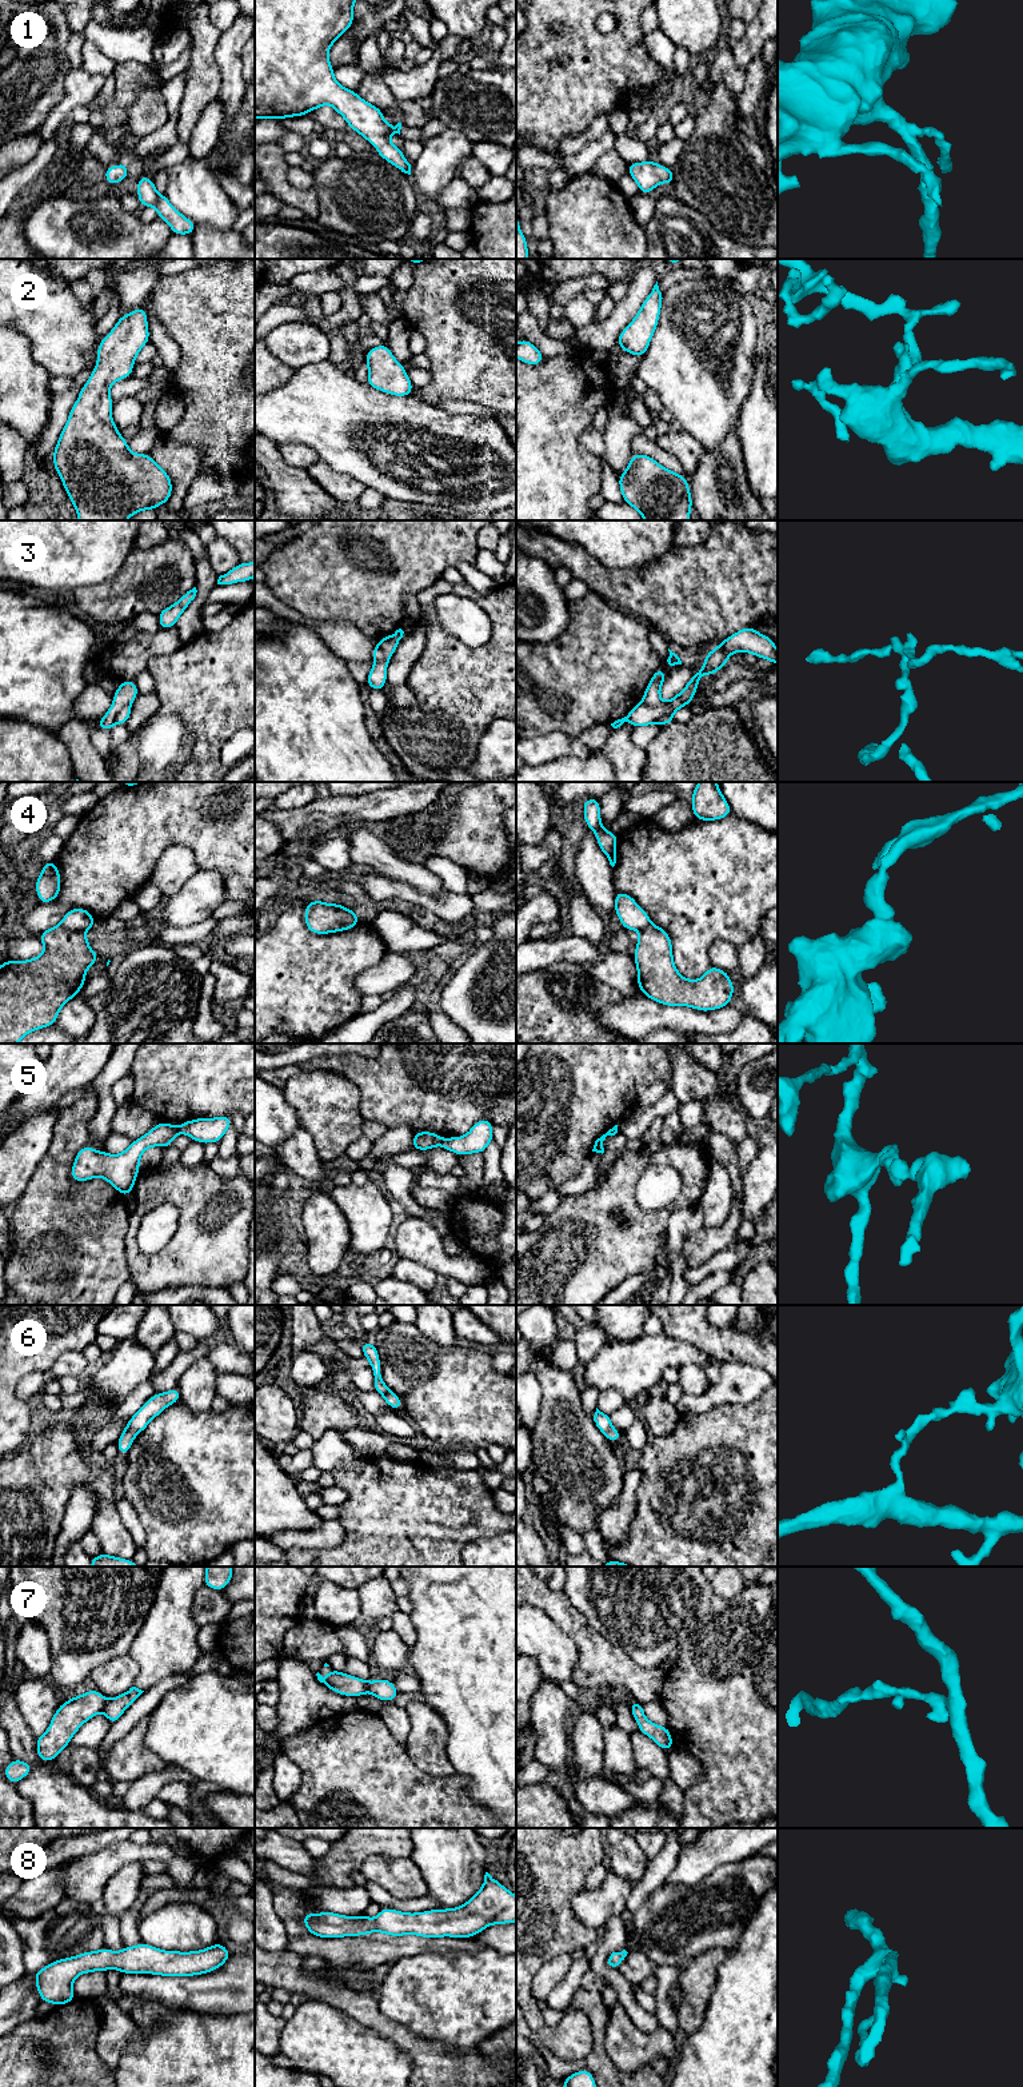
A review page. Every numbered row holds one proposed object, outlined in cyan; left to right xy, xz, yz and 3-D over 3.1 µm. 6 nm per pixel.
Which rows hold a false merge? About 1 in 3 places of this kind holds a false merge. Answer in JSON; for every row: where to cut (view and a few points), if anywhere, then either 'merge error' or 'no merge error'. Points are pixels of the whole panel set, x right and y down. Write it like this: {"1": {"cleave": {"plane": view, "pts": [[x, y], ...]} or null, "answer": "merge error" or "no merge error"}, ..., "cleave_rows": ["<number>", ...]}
{"1": {"cleave": null, "answer": "no merge error"}, "2": {"cleave": null, "answer": "no merge error"}, "3": {"cleave": null, "answer": "no merge error"}, "4": {"cleave": {"plane": "xy", "pts": [[60, 924], [70, 929], [83, 930]]}, "answer": "merge error"}, "5": {"cleave": {"plane": "xz", "pts": [[443, 1138], [439, 1144]]}, "answer": "merge error"}, "6": {"cleave": {"plane": "xy", "pts": [[123, 1431], [134, 1431], [136, 1433]]}, "answer": "merge error"}, "7": {"cleave": {"plane": "xy", "pts": [[107, 1700], [102, 1710]]}, "answer": "merge error"}, "8": {"cleave": null, "answer": "no merge error"}, "cleave_rows": ["4", "5", "6", "7"]}

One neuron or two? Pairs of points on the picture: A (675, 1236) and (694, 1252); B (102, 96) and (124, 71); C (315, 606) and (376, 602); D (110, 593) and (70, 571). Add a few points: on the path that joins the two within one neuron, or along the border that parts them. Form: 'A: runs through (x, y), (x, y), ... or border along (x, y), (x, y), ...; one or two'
A: border along (703, 1226), (683, 1244), (687, 1267); two
B: border along (112, 74), (115, 79), (114, 99); two
C: runs through (330, 602), (362, 602); one
D: border along (110, 579), (102, 583), (79, 586), (72, 591); two

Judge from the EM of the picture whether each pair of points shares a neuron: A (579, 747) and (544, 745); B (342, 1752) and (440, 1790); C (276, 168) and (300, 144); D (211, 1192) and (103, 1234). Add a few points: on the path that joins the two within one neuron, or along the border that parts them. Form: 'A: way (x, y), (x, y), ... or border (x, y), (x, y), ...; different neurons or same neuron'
A: way (571, 747), (552, 746); same neuron
B: way (366, 1776), (379, 1790), (416, 1790); same neuron
C: border (275, 142), (286, 152); different neurons
D: border (131, 1214), (124, 1240), (126, 1256); different neurons

